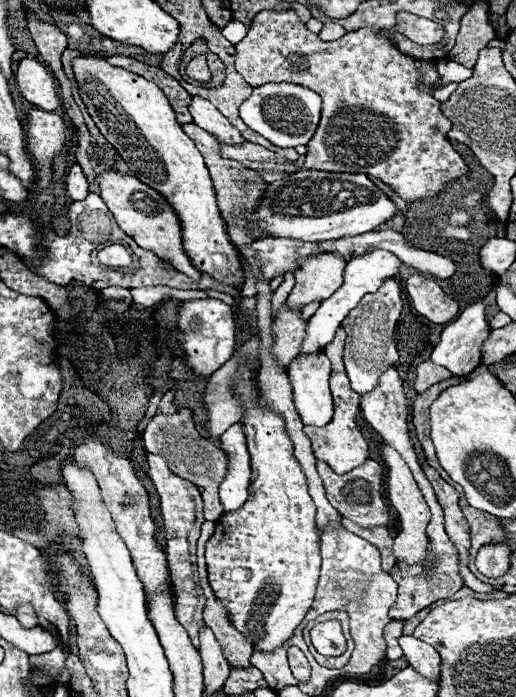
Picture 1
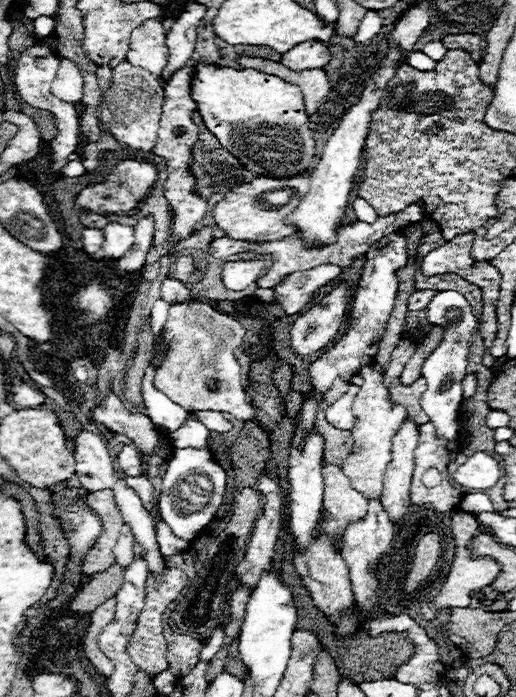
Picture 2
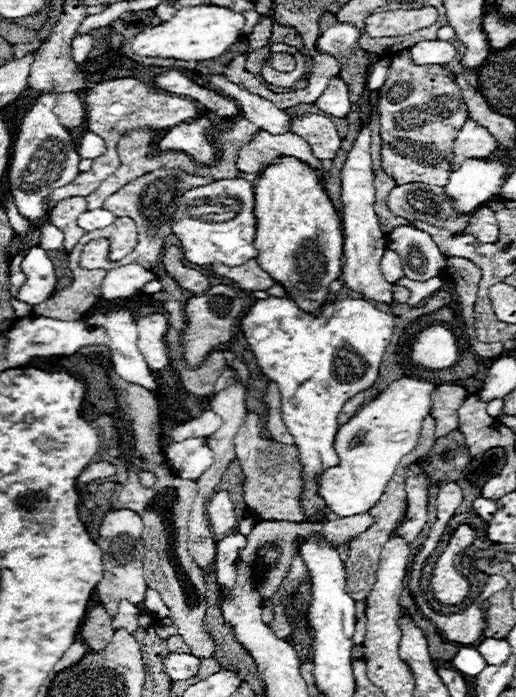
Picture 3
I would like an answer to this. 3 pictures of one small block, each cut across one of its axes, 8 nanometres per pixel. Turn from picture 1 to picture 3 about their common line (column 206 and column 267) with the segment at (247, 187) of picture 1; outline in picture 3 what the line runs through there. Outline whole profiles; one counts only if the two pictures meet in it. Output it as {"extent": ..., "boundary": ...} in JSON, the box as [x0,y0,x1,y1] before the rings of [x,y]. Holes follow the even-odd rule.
{"extent":[236,130,324,180],"boundary":[[[260,130],[256,140],[240,150],[236,166],[246,174],[260,174],[268,168],[268,164],[272,160],[276,160],[280,156],[294,156],[300,162],[306,162],[316,172],[316,176],[320,180],[324,180],[322,162],[316,156],[312,156],[308,142],[292,132],[282,134],[282,136],[272,136],[264,130]]]}

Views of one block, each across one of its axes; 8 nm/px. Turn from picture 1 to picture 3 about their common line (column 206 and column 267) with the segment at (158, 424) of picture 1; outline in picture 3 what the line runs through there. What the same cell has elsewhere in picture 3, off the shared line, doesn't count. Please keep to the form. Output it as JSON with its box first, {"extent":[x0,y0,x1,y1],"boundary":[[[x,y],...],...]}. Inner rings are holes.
{"extent":[236,414,308,522],"boundary":[[[248,414],[244,426],[236,434],[236,456],[244,470],[244,498],[246,504],[258,510],[264,520],[288,520],[288,522],[308,522],[304,508],[300,506],[302,494],[302,470],[296,446],[284,446],[276,440],[266,440],[258,430],[258,416]]]}

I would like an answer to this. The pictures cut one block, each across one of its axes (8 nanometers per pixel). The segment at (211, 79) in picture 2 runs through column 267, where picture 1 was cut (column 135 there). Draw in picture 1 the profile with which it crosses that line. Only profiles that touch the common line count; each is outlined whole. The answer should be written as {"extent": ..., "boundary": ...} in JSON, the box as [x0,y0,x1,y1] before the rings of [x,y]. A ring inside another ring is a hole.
{"extent":[72,56,242,284],"boundary":[[[100,56],[72,58],[72,70],[78,82],[80,98],[96,122],[102,136],[126,160],[132,174],[168,198],[182,220],[184,248],[200,272],[210,272],[222,284],[242,284],[240,256],[224,230],[224,220],[216,206],[214,186],[202,154],[182,132],[164,92],[150,80],[114,68]]]}

